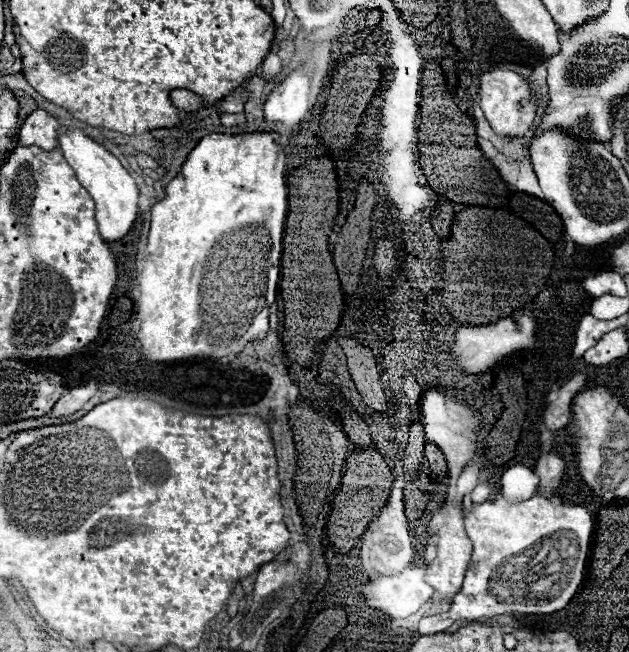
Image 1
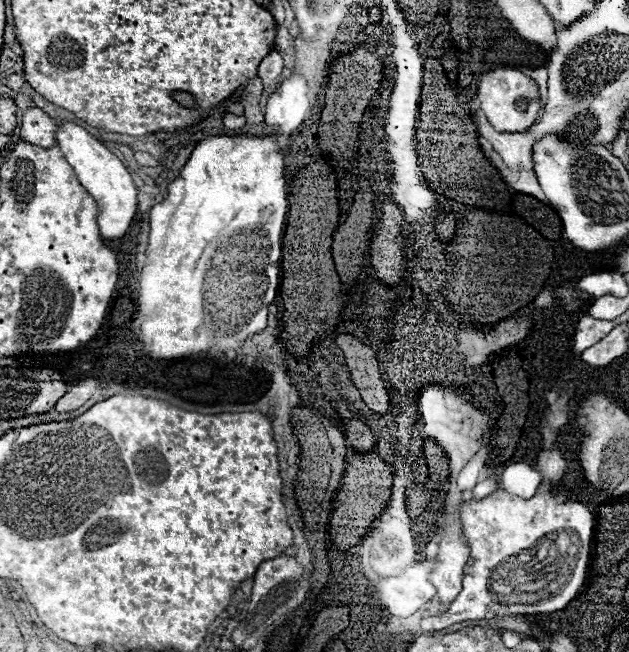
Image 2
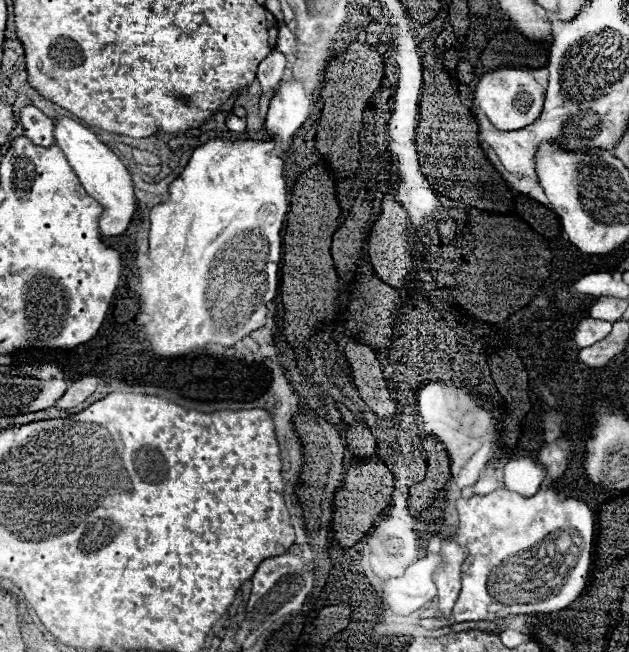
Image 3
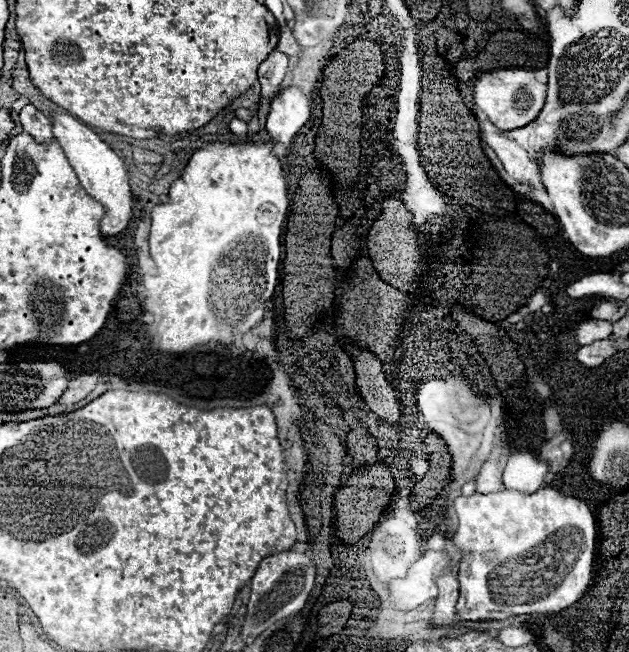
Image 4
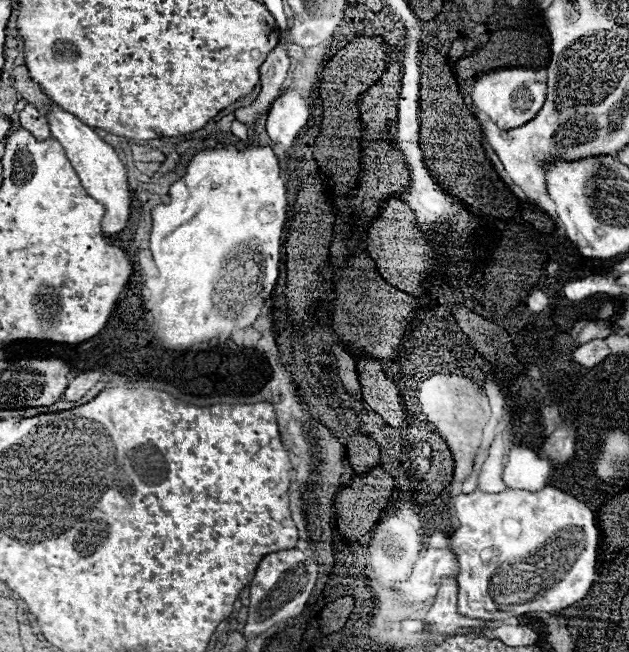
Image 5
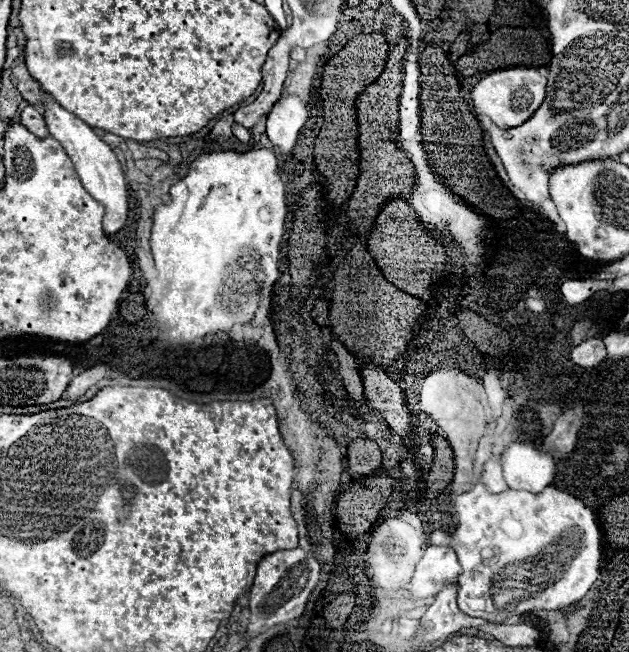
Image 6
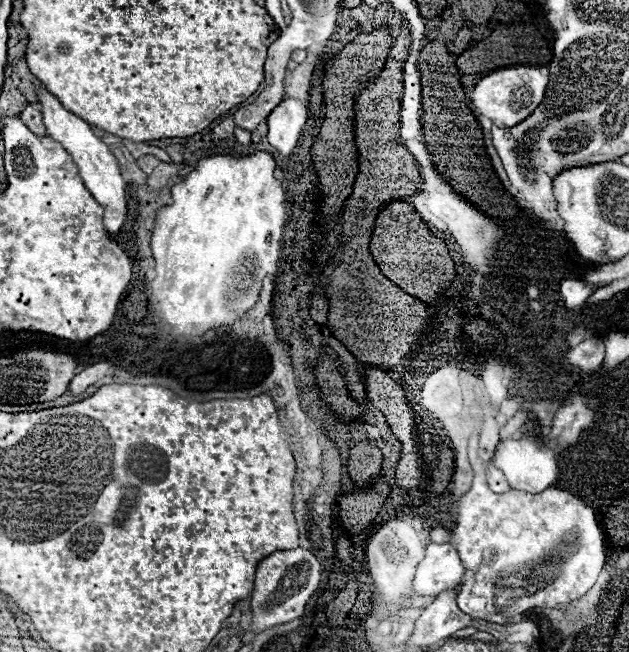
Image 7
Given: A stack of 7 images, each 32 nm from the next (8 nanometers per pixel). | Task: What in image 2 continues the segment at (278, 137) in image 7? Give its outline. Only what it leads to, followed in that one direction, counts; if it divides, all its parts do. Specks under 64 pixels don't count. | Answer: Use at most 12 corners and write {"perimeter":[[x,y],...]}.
{"perimeter":[[302,76],[266,104],[266,124],[288,138],[310,116]]}

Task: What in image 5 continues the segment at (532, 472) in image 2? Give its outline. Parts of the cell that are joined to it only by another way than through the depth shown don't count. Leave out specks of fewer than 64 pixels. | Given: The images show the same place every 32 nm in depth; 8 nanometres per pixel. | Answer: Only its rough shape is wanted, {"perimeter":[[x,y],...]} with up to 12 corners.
{"perimeter":[[514,444],[506,456],[504,482],[538,492],[554,474],[550,458]]}

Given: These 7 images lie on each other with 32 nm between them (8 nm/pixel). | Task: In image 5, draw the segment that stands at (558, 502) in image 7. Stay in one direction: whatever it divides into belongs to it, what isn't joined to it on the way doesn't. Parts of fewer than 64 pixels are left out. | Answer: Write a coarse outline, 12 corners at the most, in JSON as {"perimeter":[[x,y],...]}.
{"perimeter":[[546,486],[454,498],[458,610],[564,610],[598,578],[592,510]]}

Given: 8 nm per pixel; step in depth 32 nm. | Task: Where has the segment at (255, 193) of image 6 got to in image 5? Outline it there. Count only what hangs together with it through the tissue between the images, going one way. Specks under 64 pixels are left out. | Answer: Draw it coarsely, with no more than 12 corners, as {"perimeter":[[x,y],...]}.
{"perimeter":[[270,146],[196,154],[152,210],[164,348],[252,326],[288,200]]}

